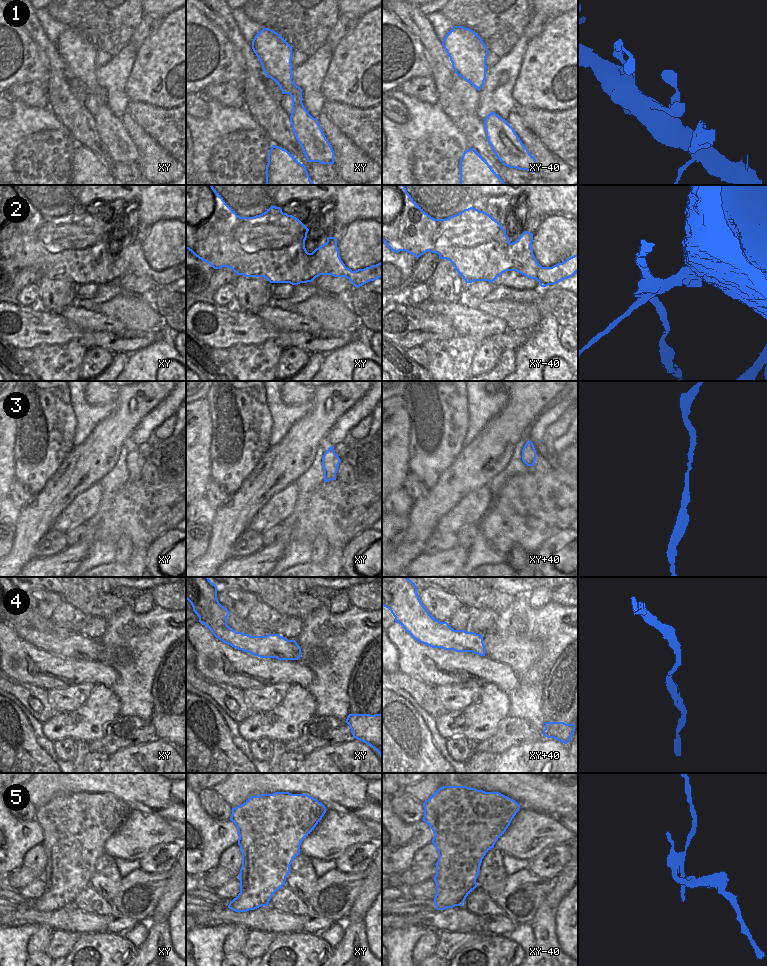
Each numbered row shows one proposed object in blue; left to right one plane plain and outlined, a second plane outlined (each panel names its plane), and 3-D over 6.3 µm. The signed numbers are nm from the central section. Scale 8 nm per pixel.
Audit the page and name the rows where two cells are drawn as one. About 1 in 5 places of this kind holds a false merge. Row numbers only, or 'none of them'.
2, 5

